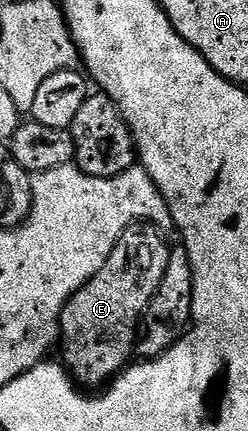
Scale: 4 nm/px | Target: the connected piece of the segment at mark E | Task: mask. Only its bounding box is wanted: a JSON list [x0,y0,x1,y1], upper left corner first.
[59,220,170,387]

